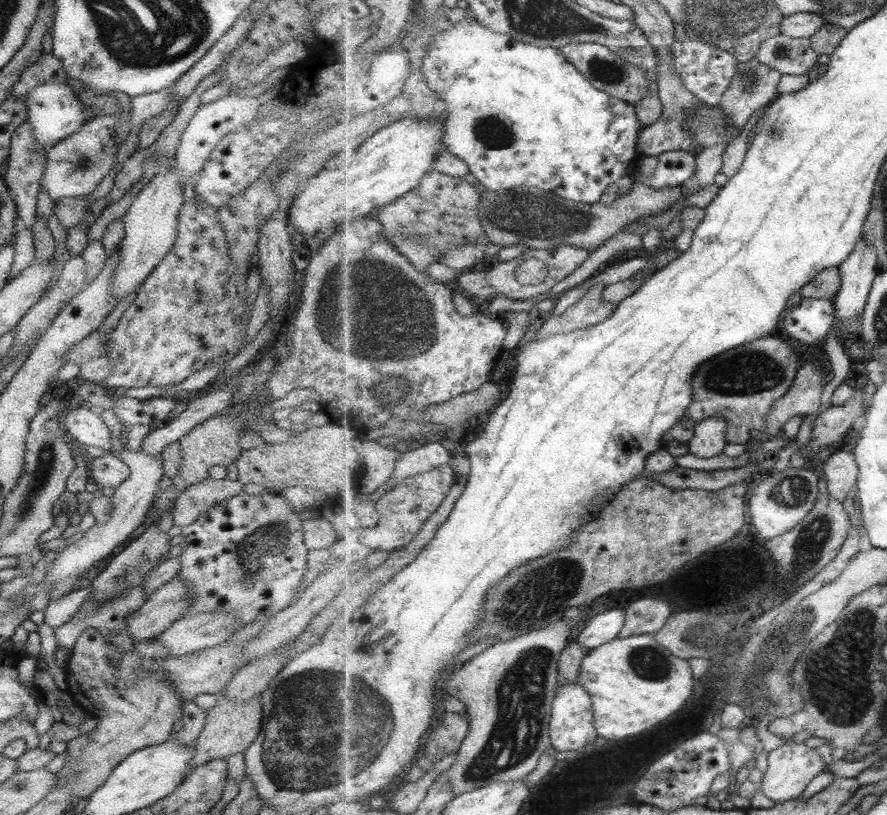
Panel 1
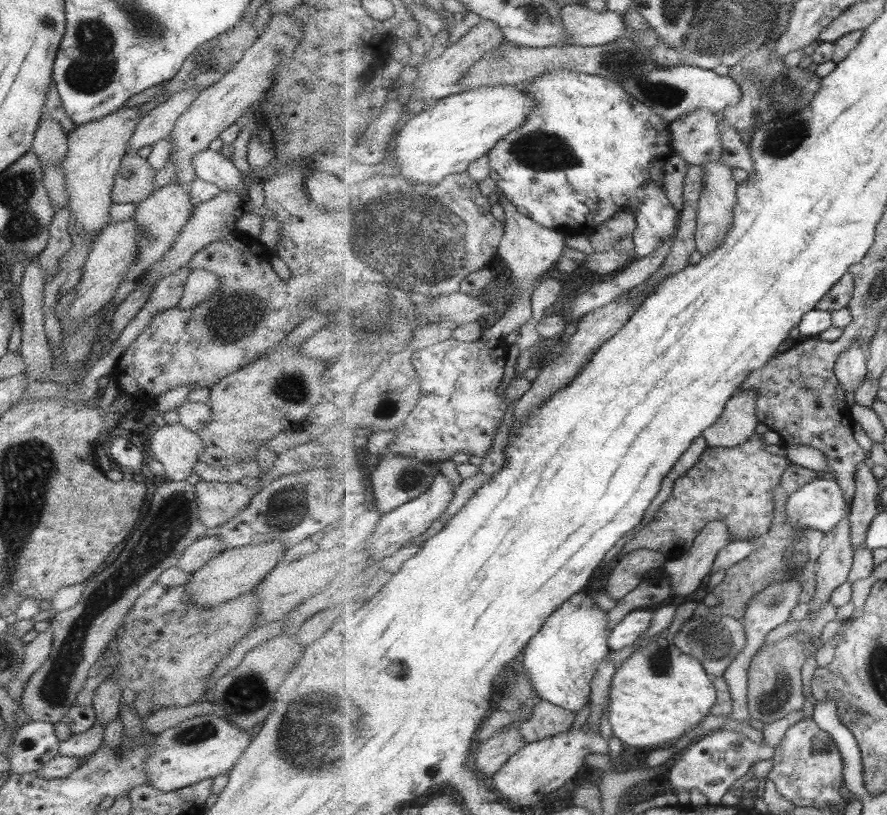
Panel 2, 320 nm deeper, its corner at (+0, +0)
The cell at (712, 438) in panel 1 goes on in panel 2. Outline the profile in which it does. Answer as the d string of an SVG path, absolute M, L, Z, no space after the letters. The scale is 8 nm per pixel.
M739 391L729 400L724 414L711 428L703 433L709 447L734 448L751 440L752 436L756 434L755 428L760 423L757 414L759 395L757 391Z

